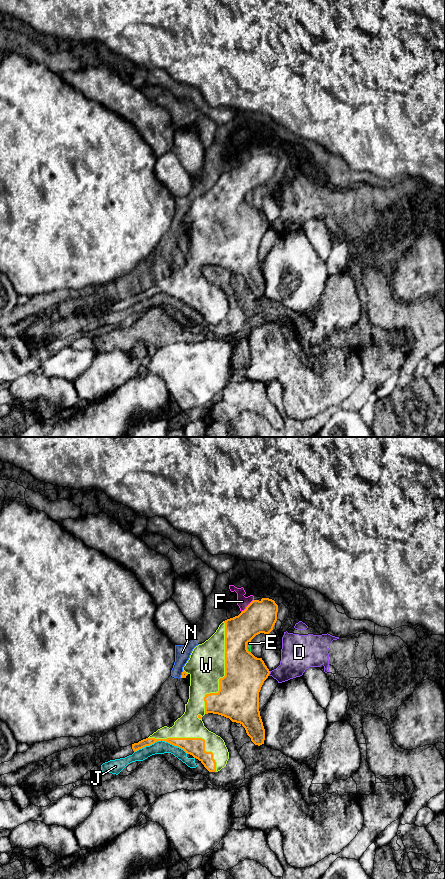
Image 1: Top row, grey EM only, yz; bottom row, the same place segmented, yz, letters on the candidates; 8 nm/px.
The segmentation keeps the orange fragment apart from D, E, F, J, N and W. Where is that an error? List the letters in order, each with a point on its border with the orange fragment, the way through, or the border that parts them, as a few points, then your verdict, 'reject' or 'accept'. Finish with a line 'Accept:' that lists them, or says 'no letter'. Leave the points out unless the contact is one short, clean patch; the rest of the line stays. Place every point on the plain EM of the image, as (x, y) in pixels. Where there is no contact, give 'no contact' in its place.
D: meets orange in yz at (269, 225); border along yz (270, 223), (268, 227); reject
E: meets orange in yz at (246, 199); reject
F: meets orange in yz at (247, 158); border along yz (253, 151), (241, 164); reject
J: meets orange in yz at (161, 291); reject
N: meets orange in yz at (182, 226); reject
W: meets orange in yz at (225, 224); accept
Accept: W

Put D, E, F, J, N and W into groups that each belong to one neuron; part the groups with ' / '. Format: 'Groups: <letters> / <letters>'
Groups: D / E F N / J / W

